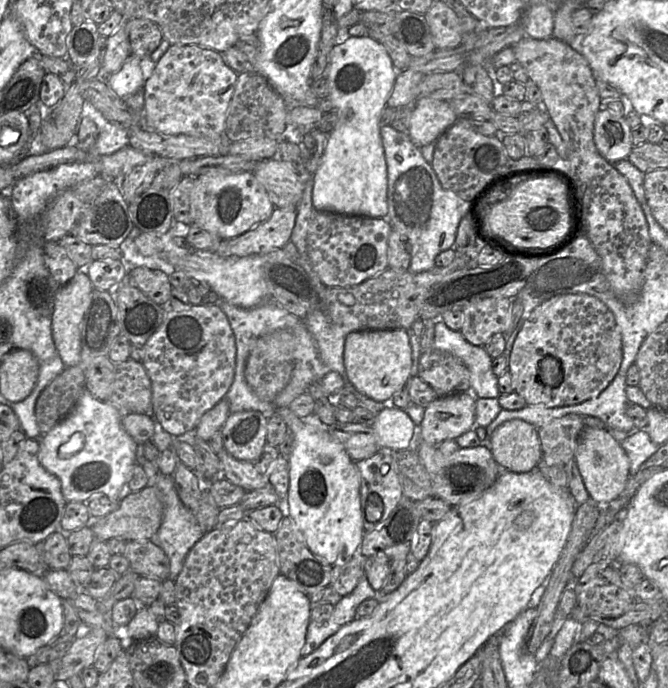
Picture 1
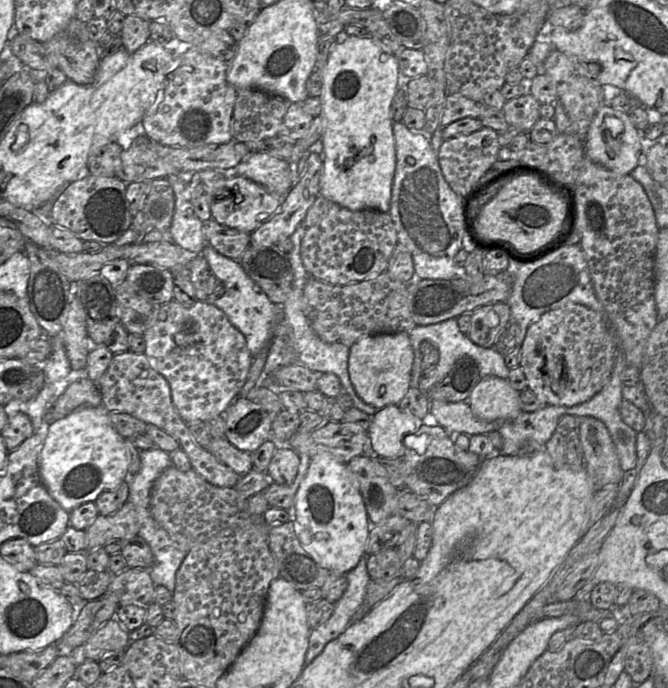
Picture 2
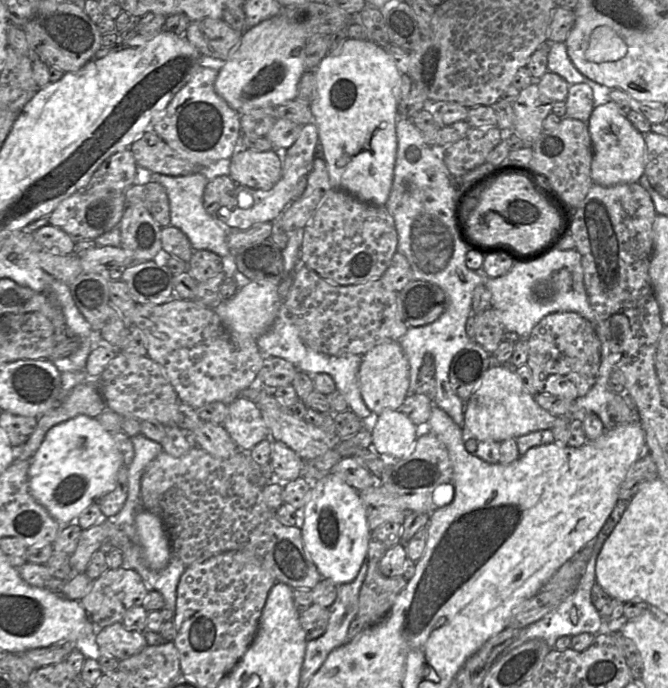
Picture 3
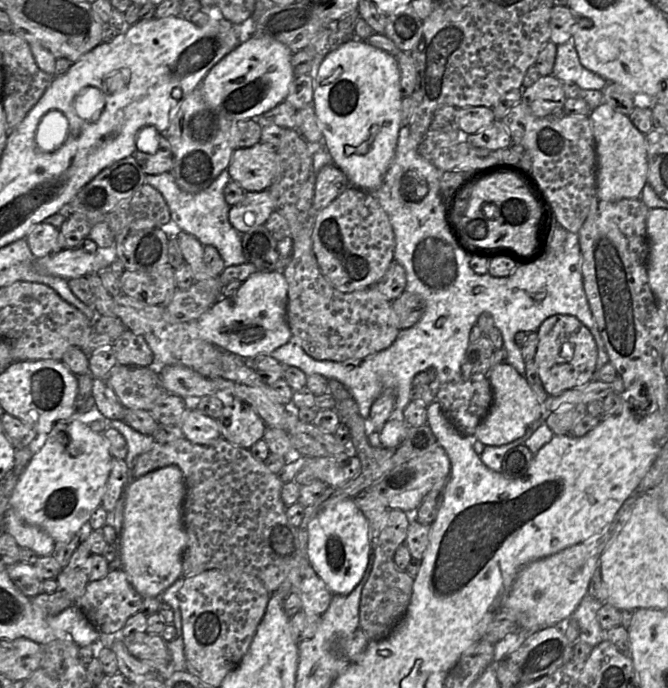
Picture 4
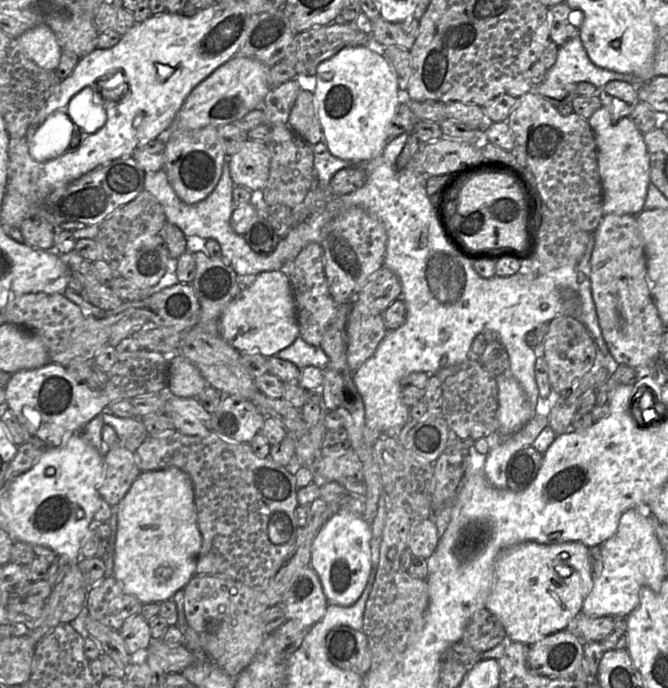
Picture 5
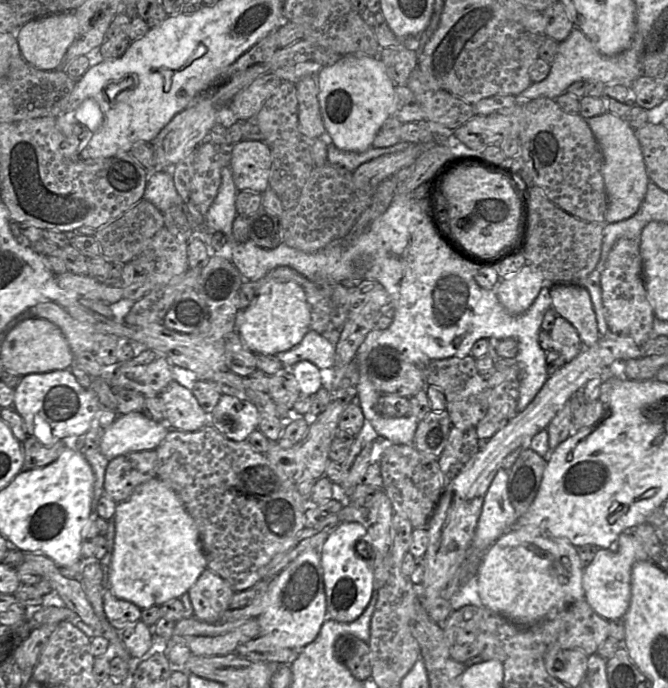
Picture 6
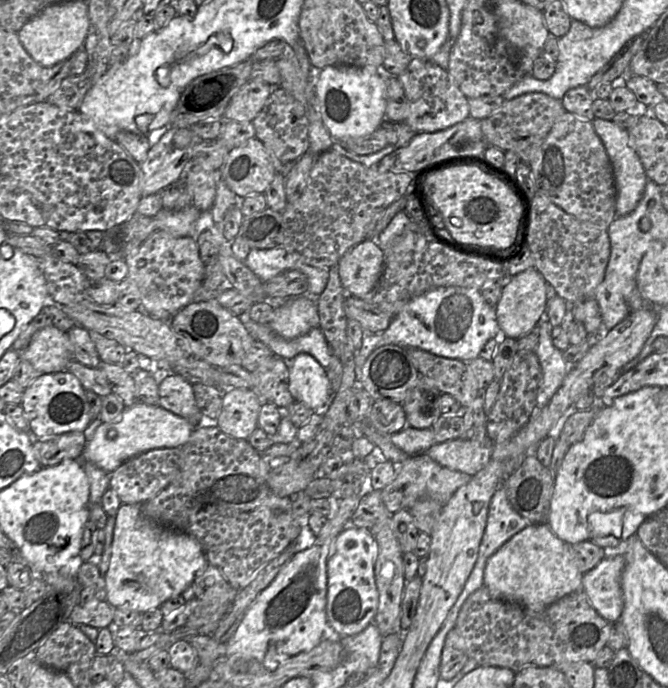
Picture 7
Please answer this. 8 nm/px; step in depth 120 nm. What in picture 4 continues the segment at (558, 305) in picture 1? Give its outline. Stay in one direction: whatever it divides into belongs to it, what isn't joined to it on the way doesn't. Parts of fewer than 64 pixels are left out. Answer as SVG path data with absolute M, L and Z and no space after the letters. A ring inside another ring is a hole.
M567 314L550 316L539 326L537 334L538 345L533 361L548 395L557 396L592 380L597 347L591 332L578 318Z

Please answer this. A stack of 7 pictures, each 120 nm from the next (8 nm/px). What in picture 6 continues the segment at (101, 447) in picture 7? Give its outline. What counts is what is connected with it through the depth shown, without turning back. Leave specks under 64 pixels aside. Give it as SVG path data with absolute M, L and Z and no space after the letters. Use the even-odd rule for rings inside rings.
M142 412L119 415L109 428L102 431L100 450L108 460L130 452L155 450L169 430L167 424L151 421Z

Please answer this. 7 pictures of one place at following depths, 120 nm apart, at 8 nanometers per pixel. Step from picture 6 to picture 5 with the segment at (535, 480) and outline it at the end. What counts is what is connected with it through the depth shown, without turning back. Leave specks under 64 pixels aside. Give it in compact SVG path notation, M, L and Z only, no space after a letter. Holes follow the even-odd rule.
M525 447L516 452L507 465L507 489L514 492L526 490L535 480L543 454L533 447Z

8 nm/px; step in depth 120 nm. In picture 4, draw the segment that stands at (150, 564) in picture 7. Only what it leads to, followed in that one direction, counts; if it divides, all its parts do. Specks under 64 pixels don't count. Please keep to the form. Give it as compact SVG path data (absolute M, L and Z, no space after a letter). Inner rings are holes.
M176 465L158 468L131 479L125 493L121 530L122 569L143 598L160 598L163 591L182 577L183 553L187 546L183 521L186 495L183 473Z

